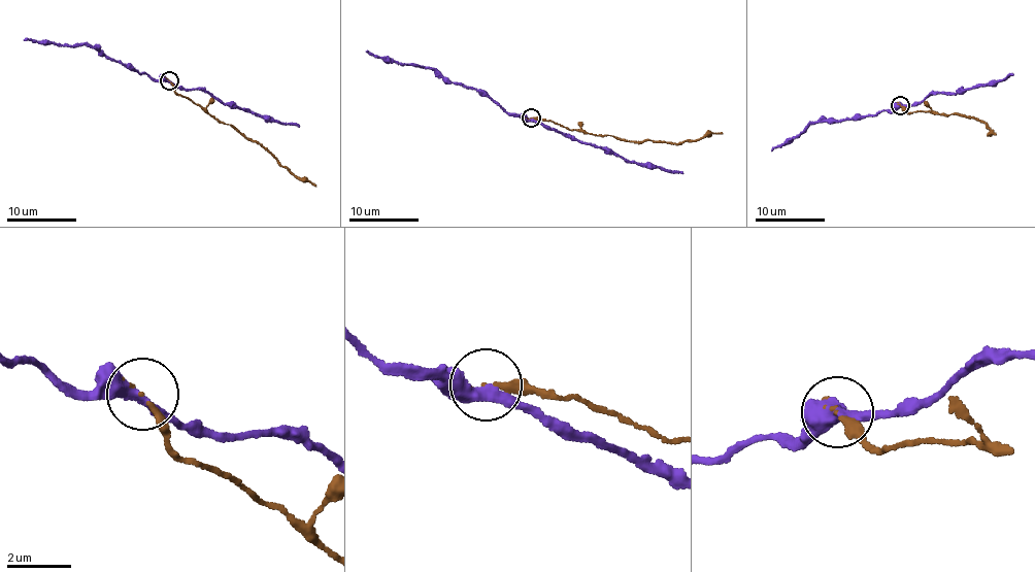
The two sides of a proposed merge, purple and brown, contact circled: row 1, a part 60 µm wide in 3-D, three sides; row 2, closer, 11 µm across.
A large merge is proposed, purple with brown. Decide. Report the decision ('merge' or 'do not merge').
do not merge

